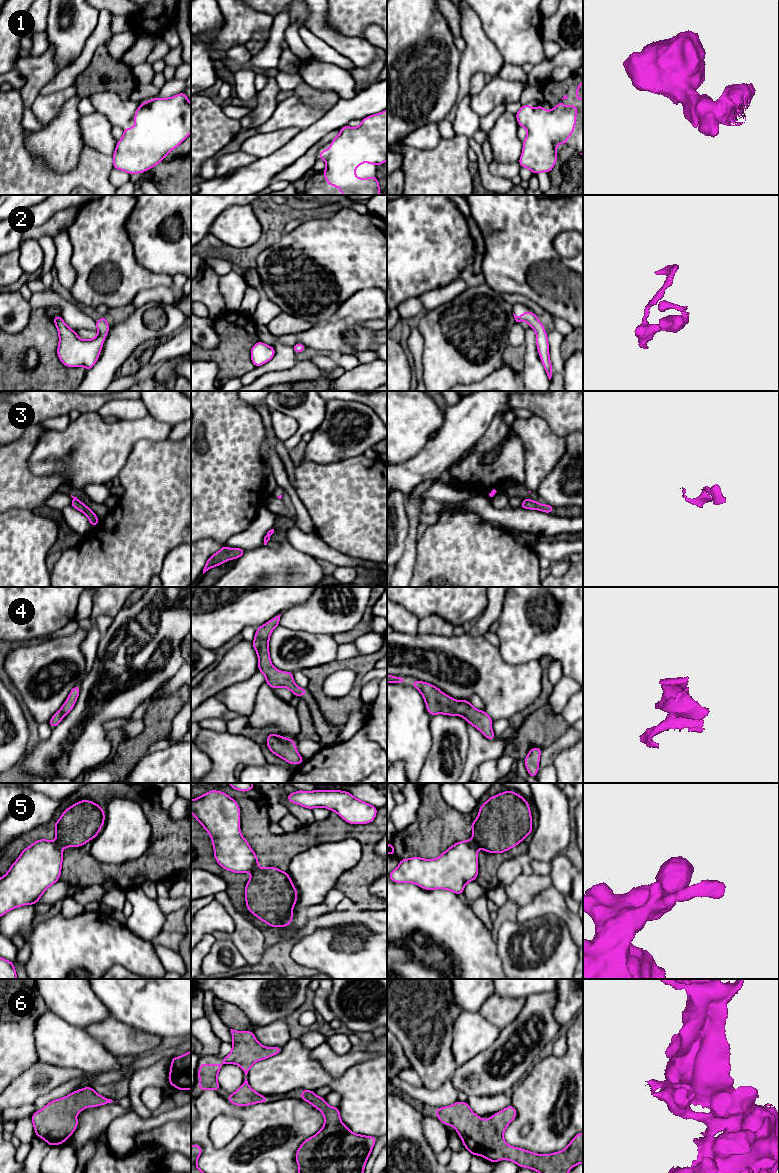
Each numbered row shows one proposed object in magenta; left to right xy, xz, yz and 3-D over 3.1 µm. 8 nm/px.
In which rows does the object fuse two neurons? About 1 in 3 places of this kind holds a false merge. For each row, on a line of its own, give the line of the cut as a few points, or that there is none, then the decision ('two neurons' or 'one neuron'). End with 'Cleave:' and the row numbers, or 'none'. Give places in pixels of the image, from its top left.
1: cut xy (146, 102), (158, 116), (158, 129), (155, 132); two neurons
2: cut none; one neuron
3: cut xy (73, 498), (76, 499); two neurons
4: cut none; one neuron
5: cut xy (55, 842), (62, 848); two neurons
6: cut none; one neuron
Cleave: 1, 3, 5

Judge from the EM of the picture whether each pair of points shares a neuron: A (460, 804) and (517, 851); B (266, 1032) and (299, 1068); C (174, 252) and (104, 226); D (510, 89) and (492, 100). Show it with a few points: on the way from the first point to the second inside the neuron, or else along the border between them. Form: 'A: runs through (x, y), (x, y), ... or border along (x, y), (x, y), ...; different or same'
A: border along (449, 805), (466, 815), (469, 815), (475, 809); different
B: border along (291, 1038), (282, 1047); different
C: border along (131, 212), (126, 225), (126, 231), (135, 257); different
D: runs through (506, 92), (500, 92), (496, 96); same

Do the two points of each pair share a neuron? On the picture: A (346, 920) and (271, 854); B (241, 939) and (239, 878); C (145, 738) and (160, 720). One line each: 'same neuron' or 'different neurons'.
A: different neurons
B: different neurons
C: same neuron

